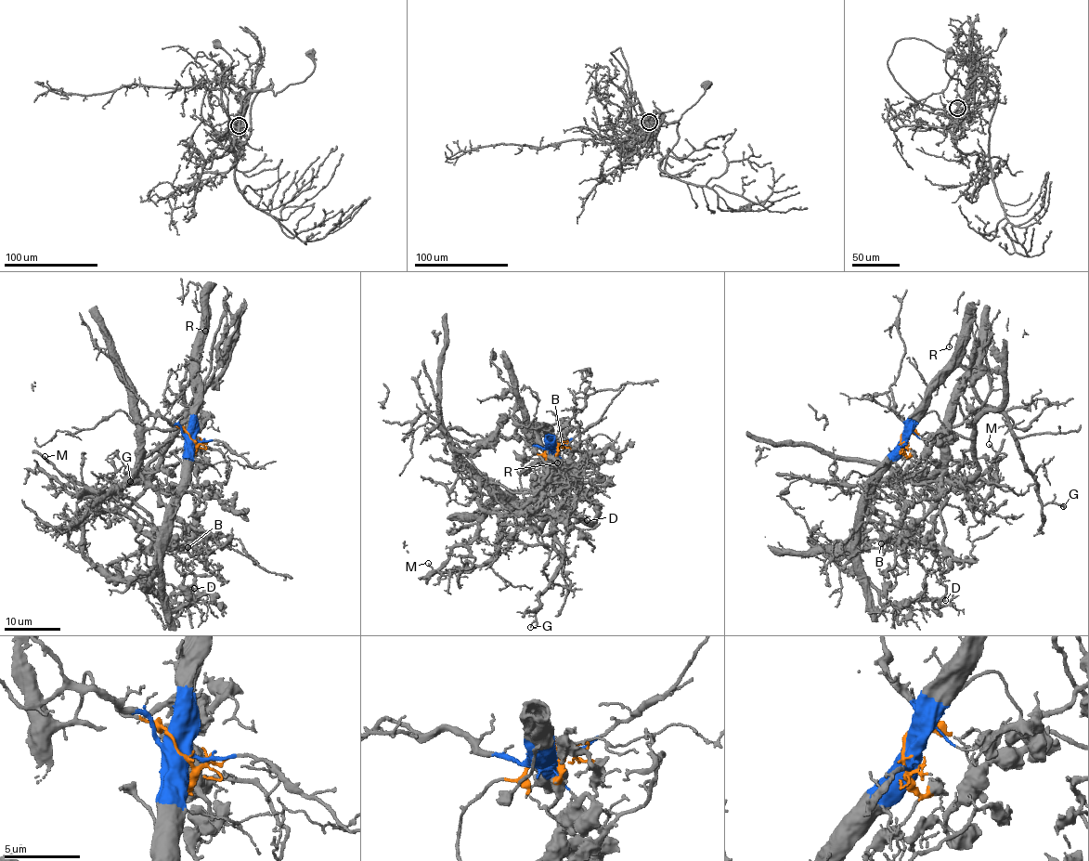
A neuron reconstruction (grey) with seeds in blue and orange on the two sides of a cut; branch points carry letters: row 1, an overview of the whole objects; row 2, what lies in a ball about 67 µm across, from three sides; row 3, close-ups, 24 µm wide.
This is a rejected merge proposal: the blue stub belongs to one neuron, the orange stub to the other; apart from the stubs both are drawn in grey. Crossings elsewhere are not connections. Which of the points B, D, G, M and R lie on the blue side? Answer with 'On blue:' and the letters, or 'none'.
On blue: G, R

